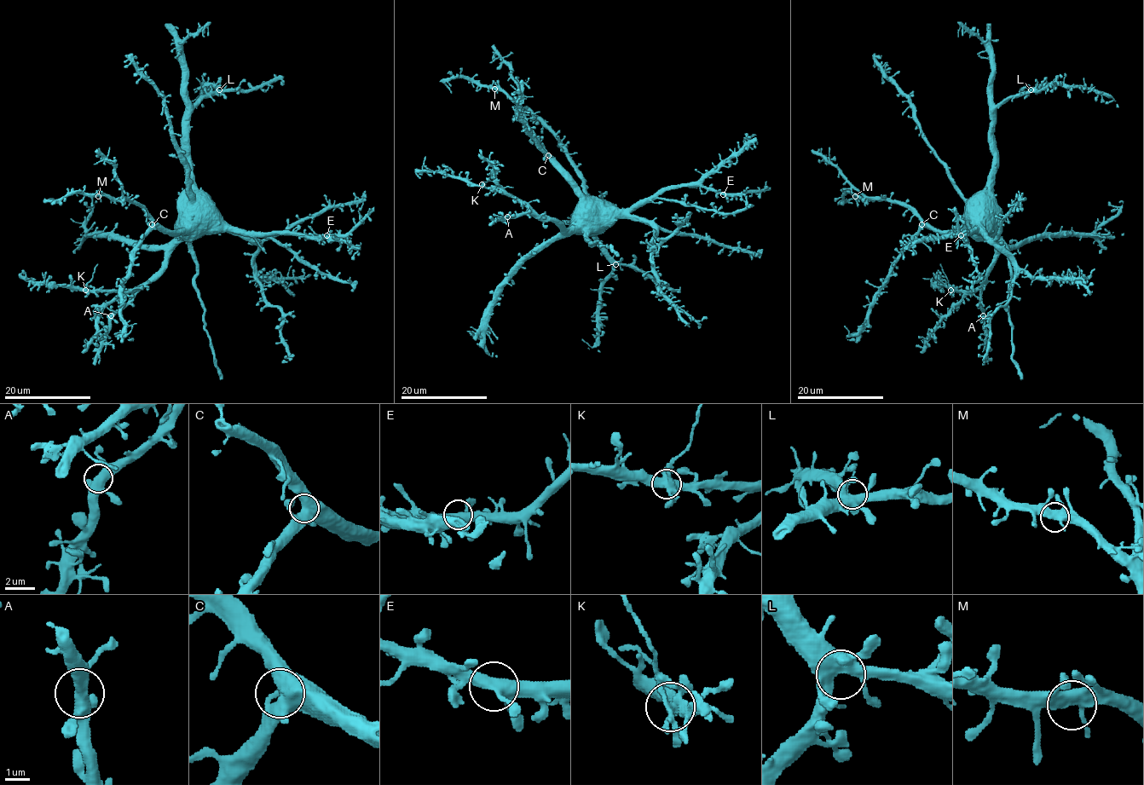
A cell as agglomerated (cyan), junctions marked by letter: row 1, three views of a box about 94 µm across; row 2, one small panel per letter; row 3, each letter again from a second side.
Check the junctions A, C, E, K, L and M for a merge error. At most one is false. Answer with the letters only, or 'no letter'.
K

